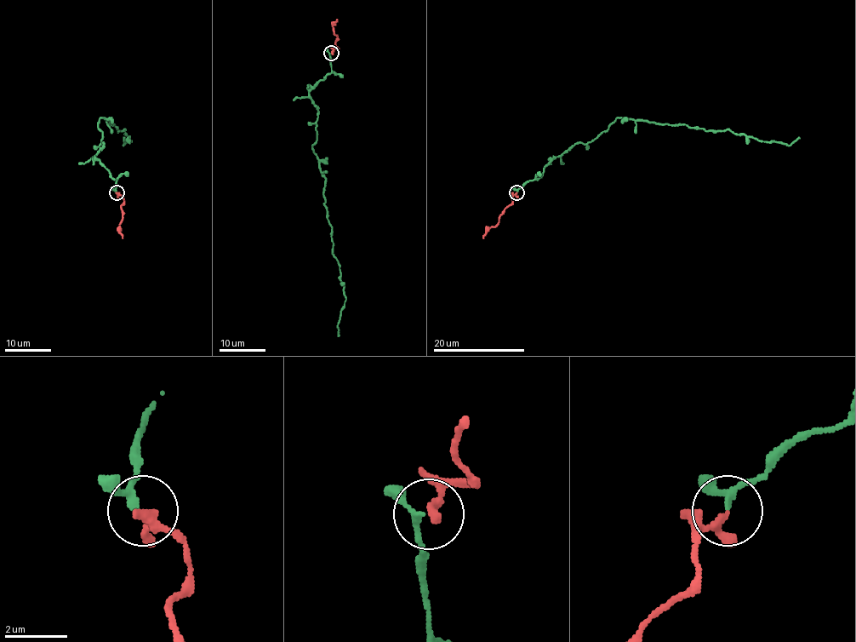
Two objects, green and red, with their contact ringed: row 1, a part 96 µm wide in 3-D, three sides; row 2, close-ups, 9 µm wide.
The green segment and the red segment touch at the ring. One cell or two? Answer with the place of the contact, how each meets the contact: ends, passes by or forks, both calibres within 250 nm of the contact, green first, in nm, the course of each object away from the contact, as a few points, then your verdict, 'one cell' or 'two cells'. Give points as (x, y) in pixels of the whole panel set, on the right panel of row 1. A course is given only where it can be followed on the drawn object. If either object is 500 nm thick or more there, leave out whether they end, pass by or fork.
place (516, 192); green passes by; red passes by; calibres 170 and 170 nm; course green (516, 192), (556, 157), (576, 143), (586, 144), (618, 117), (728, 129), (760, 140), (790, 146), (800, 137); course red (516, 192), (512, 196), (512, 203), (505, 209), (499, 221), (483, 238); one cell

